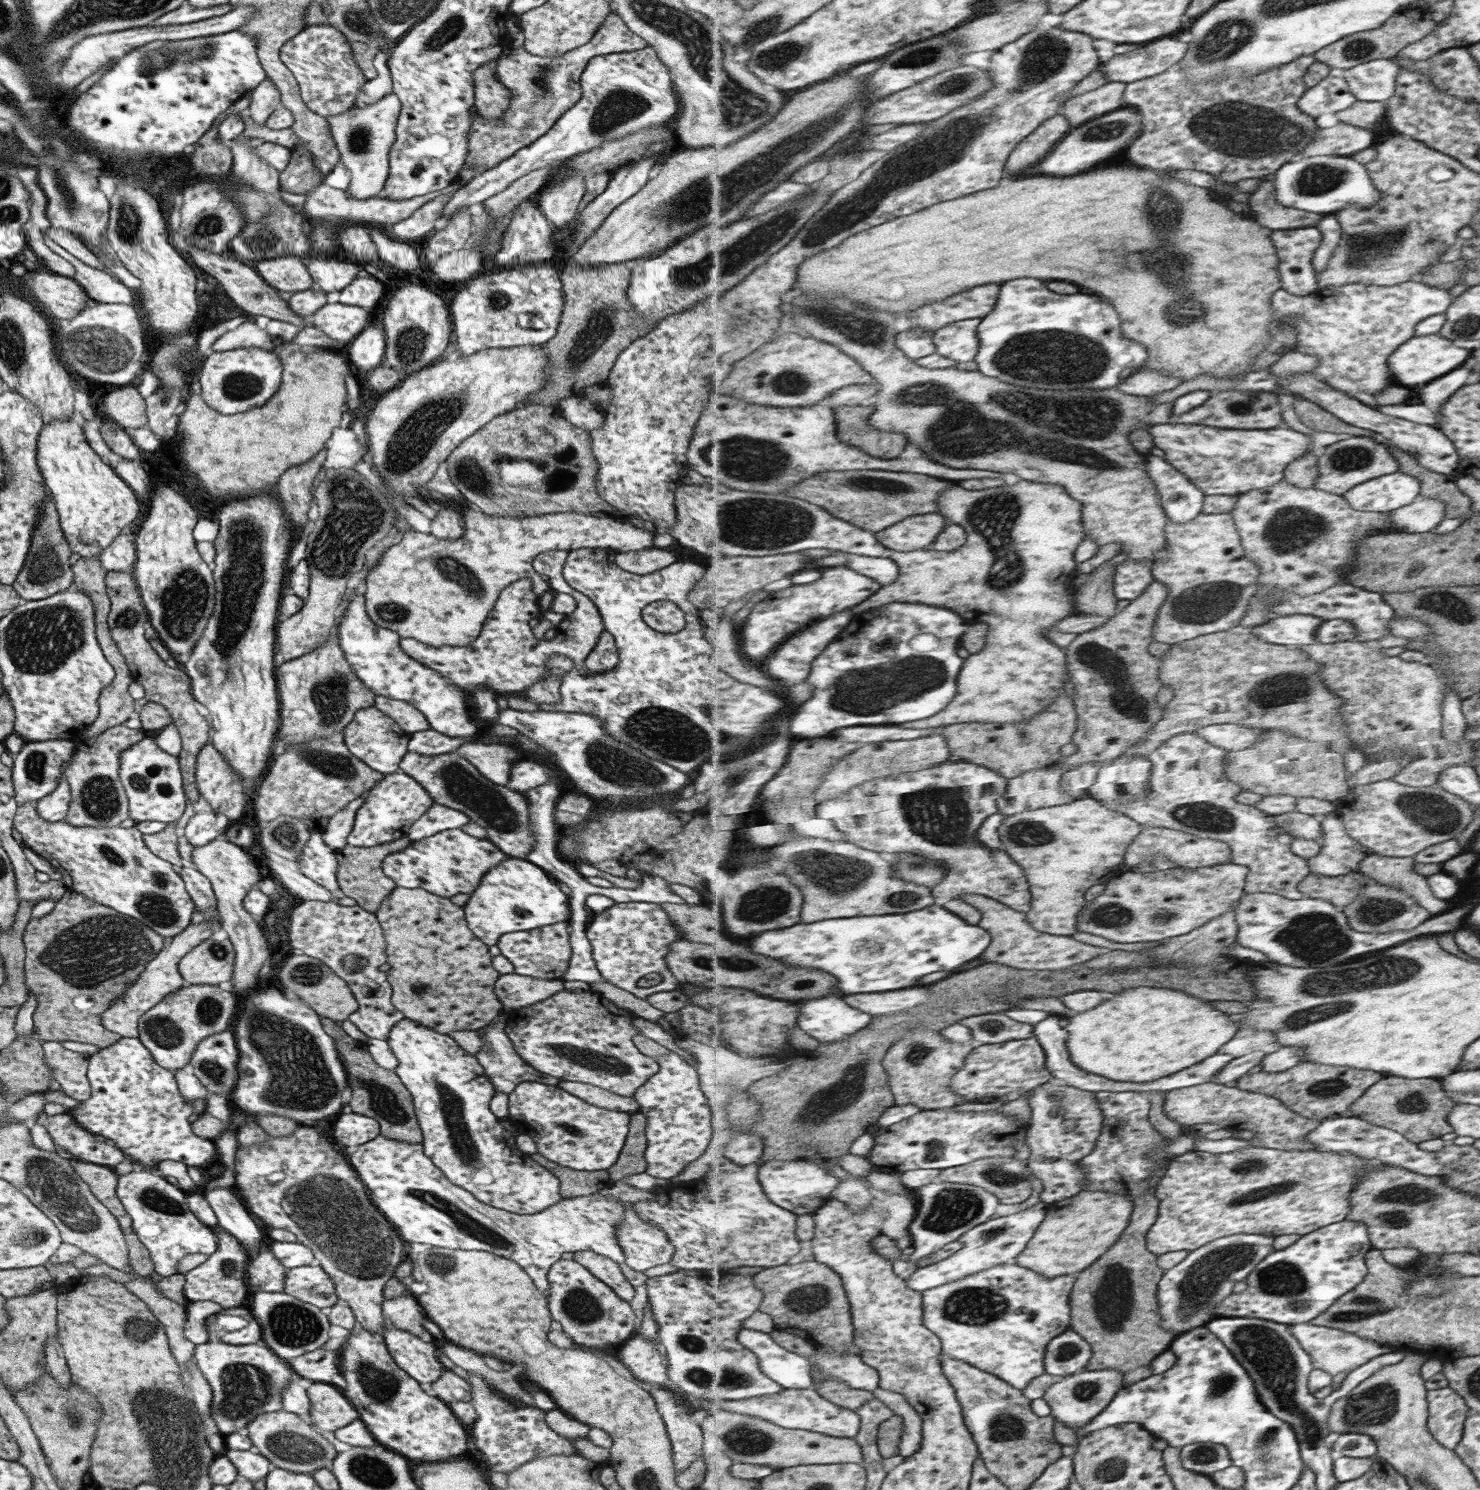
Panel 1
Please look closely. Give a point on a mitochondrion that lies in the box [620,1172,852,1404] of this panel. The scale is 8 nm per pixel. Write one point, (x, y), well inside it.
(730, 1378)

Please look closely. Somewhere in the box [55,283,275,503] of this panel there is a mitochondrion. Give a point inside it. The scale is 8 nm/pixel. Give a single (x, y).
(94, 349)

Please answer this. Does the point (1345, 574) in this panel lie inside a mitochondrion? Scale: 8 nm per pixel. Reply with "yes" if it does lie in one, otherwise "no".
no

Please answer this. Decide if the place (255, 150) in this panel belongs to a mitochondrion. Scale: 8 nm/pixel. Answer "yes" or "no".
no

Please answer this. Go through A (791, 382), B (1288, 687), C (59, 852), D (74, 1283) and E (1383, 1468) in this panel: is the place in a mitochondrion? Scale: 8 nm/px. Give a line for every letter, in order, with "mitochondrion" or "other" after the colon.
A: mitochondrion
B: mitochondrion
C: other
D: other
E: other

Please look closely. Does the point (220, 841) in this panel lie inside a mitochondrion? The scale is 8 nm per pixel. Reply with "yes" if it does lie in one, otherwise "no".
no

